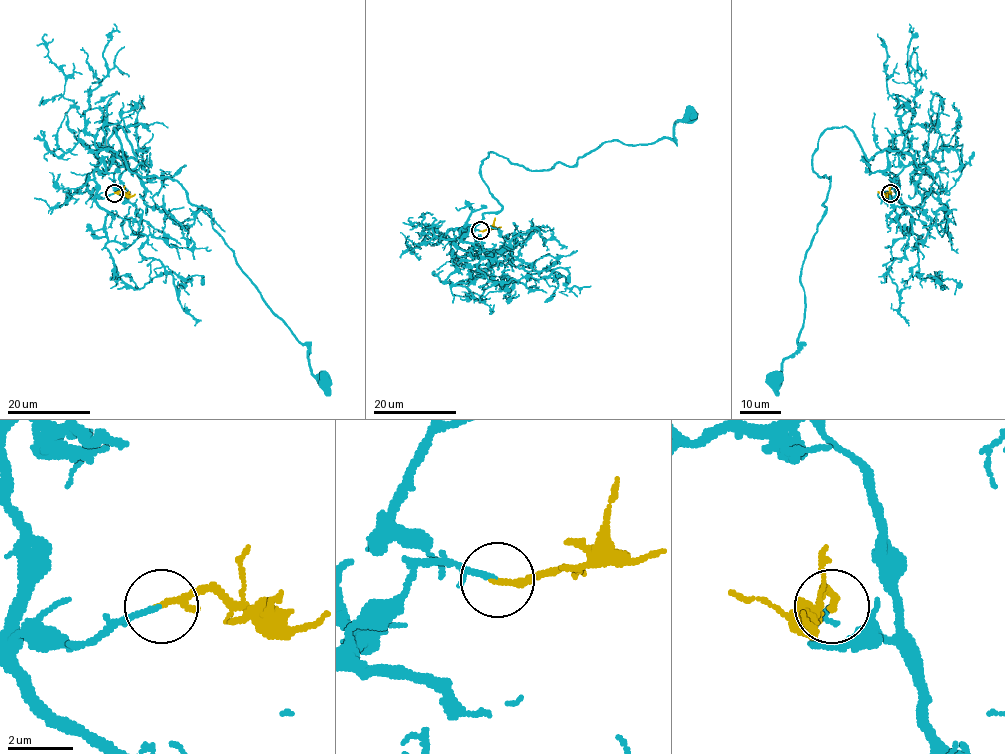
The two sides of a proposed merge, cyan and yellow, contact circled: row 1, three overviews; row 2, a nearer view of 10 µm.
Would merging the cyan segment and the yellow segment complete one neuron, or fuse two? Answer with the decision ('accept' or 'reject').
accept

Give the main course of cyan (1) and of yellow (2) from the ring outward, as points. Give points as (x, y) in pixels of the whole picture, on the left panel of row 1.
1: (114, 193), (95, 195), (94, 171), (98, 152), (136, 160), (120, 127), (128, 169), (206, 208), (329, 396)
2: (114, 193), (126, 194), (128, 191)

